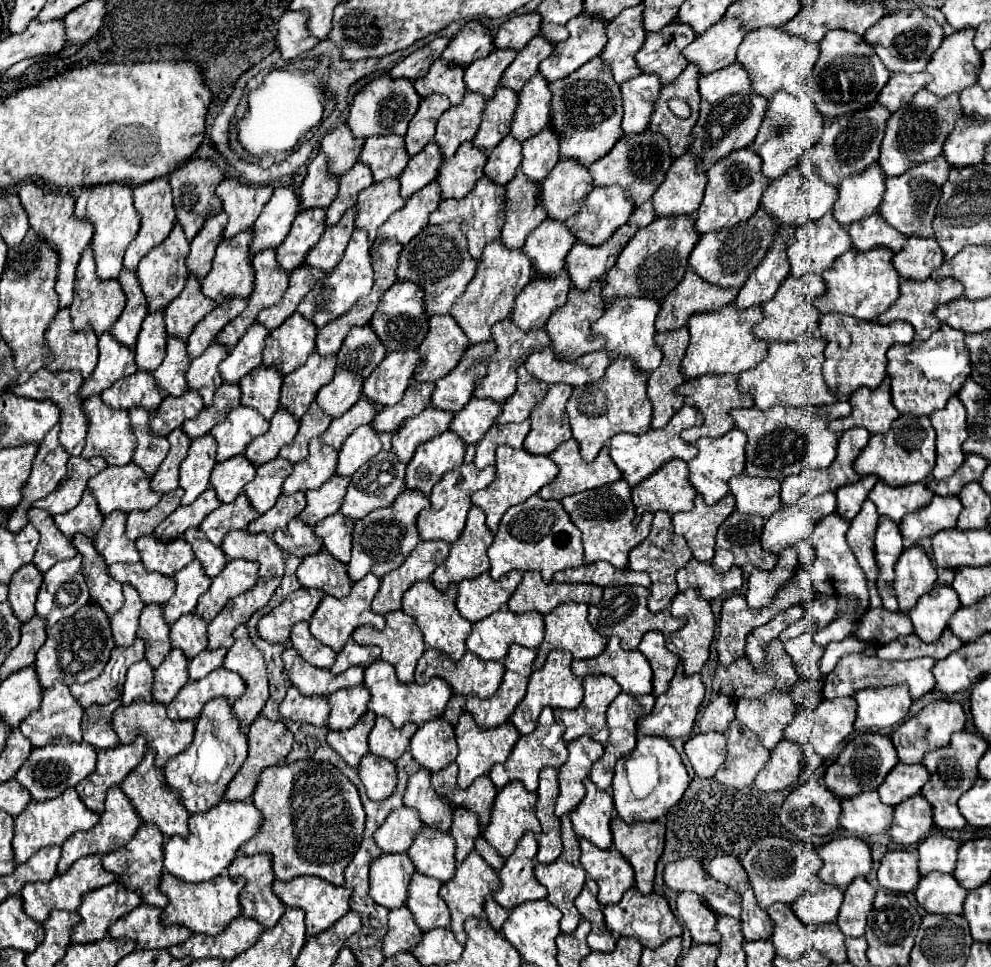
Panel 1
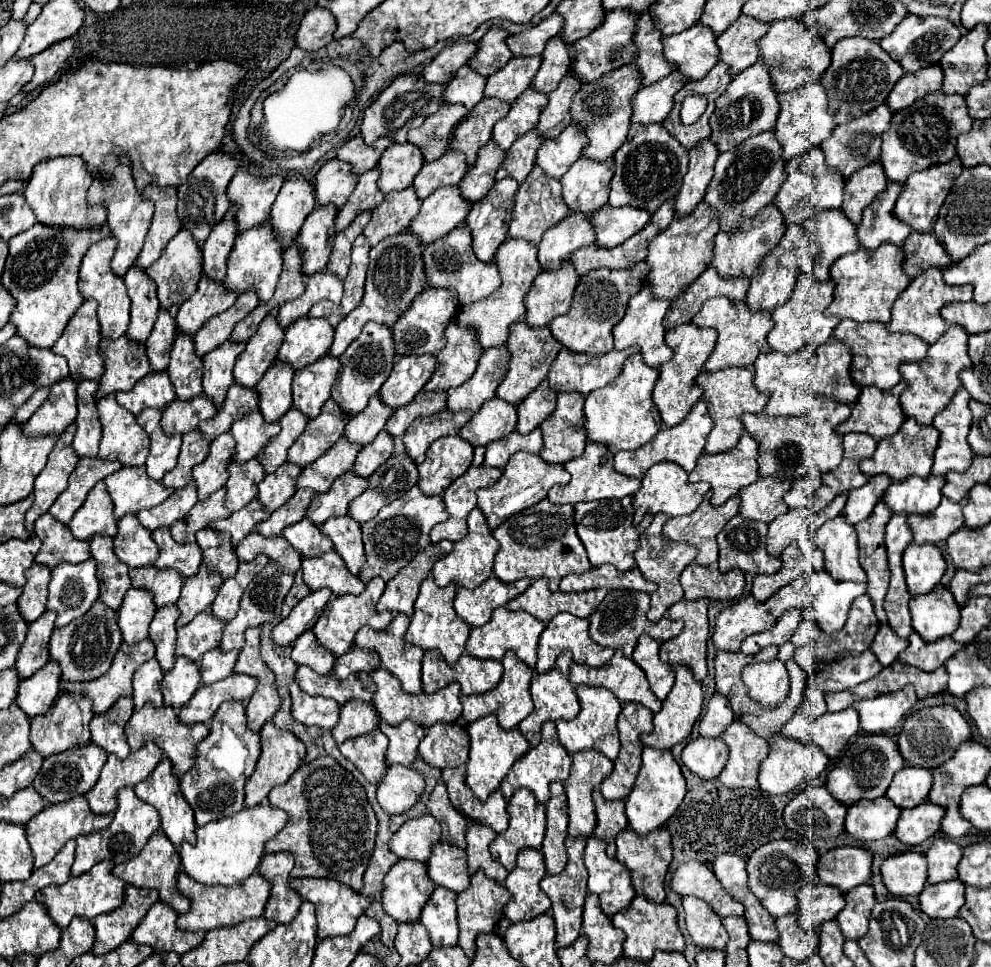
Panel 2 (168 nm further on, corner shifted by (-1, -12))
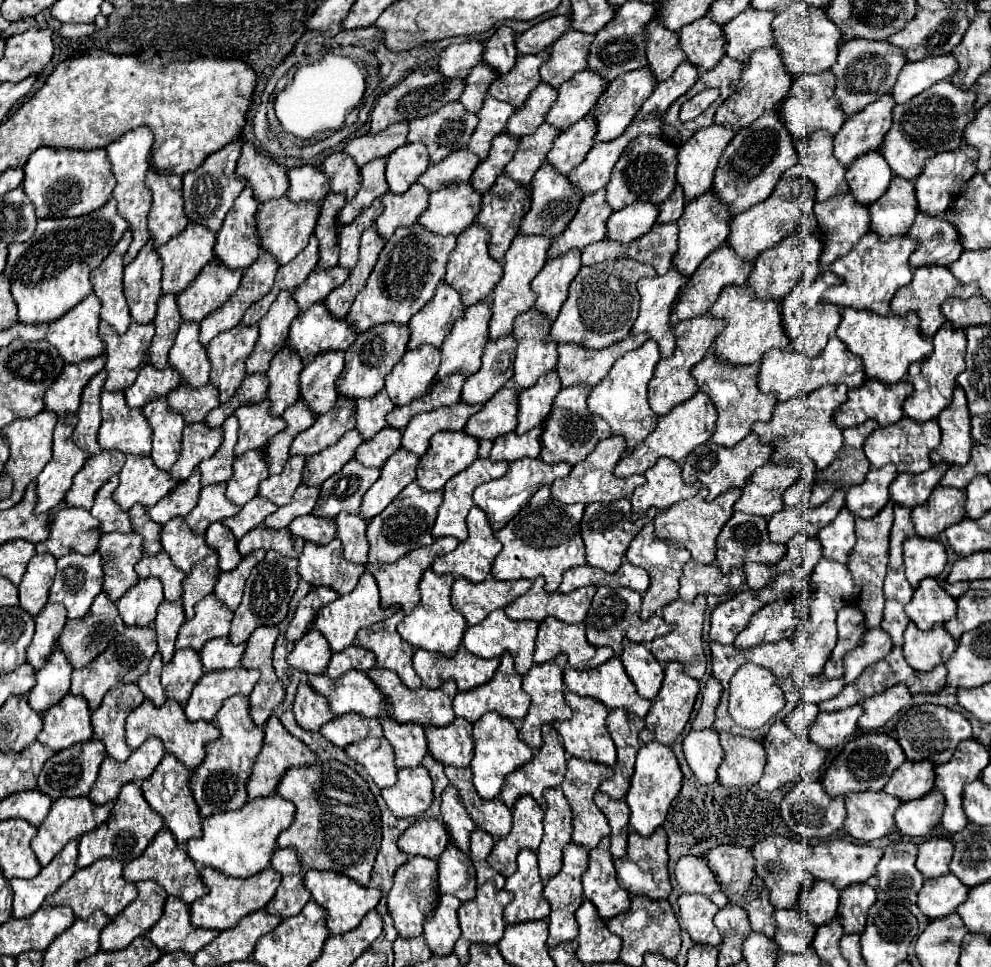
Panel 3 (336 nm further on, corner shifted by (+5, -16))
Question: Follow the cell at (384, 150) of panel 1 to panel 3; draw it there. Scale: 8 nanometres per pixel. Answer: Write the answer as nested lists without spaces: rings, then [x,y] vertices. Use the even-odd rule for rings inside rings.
[[[405,144],[387,156],[387,184],[393,194],[403,194],[429,168],[427,148],[423,144]]]

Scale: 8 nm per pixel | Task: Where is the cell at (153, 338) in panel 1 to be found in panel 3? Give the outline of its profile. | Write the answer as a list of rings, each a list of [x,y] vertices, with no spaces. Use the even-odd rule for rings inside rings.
[[[163,294],[157,302],[157,316],[153,320],[155,324],[155,336],[149,348],[149,358],[151,364],[155,364],[159,370],[167,366],[167,354],[173,346],[173,340],[179,332],[179,324],[181,324],[181,314],[177,308],[177,300],[175,294]]]

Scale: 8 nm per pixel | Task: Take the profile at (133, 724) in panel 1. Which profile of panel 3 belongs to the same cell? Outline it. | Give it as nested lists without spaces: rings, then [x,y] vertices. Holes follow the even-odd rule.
[[[145,700],[139,708],[135,708],[129,714],[125,730],[127,744],[131,750],[139,748],[149,736],[157,736],[163,740],[165,750],[177,756],[177,760],[181,760],[187,768],[197,768],[205,758],[205,746],[221,736],[219,728],[213,722],[189,722],[183,712],[183,706],[177,700],[167,700],[163,706],[155,706],[153,702]]]

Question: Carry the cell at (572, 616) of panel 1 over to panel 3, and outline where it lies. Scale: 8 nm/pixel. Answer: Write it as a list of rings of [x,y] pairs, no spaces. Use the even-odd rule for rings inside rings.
[[[545,618],[539,622],[535,664],[549,662],[557,654],[565,652],[569,664],[575,670],[591,670],[613,658],[613,650],[607,646],[591,646],[585,638],[585,624],[565,624],[555,618]]]

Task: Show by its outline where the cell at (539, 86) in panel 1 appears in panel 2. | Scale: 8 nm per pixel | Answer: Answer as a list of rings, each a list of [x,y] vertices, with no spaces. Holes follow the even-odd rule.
[[[565,76],[559,86],[547,94],[549,102],[543,108],[539,122],[535,126],[535,130],[541,134],[545,134],[547,138],[555,138],[559,136],[559,132],[563,132],[563,128],[567,128],[571,124],[571,114],[569,114],[569,106],[571,106],[571,96],[575,92],[575,88],[579,88],[577,80],[571,80],[571,76]]]

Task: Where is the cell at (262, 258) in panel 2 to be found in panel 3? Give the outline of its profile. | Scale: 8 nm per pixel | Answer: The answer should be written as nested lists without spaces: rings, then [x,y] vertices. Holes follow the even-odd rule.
[[[287,196],[263,202],[259,208],[259,216],[257,216],[263,250],[269,250],[279,260],[279,264],[291,262],[307,246],[319,214],[321,214],[321,202],[297,204],[297,202],[291,202]]]

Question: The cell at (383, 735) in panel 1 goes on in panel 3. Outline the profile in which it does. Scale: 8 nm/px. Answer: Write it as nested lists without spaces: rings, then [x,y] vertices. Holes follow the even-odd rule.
[[[381,718],[381,726],[385,732],[385,738],[395,748],[395,764],[397,768],[413,768],[419,766],[425,758],[427,740],[425,730],[417,722],[395,722],[391,718]]]

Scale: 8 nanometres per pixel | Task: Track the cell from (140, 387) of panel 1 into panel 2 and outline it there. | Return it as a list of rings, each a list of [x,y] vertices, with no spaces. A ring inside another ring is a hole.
[[[149,372],[143,380],[139,380],[139,384],[135,384],[135,388],[117,392],[115,398],[131,414],[139,414],[145,408],[167,408],[175,400],[175,390],[171,388],[171,380],[165,372]]]

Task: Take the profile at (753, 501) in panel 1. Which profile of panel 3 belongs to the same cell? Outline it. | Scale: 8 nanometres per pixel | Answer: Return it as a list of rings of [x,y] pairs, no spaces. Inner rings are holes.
[[[765,464],[753,472],[743,486],[741,498],[735,502],[735,510],[771,518],[783,510],[783,492],[797,480],[801,468],[793,464]]]

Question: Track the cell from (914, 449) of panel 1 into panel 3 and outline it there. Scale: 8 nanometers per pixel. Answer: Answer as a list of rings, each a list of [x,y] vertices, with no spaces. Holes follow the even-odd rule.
[[[907,416],[901,418],[897,424],[889,424],[883,428],[877,428],[867,440],[865,440],[865,456],[869,458],[871,466],[881,468],[885,464],[895,464],[897,472],[909,472],[909,474],[919,474],[931,468],[929,452],[939,444],[941,432],[937,420],[927,420],[927,422],[915,422],[909,420]]]

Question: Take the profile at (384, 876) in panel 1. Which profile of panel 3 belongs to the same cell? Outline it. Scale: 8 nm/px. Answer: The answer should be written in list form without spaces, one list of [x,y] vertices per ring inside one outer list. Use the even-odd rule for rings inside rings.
[[[413,856],[409,858],[397,872],[393,888],[387,896],[387,906],[393,916],[395,928],[401,938],[415,938],[423,934],[425,920],[433,914],[439,900],[439,888],[437,888],[437,860],[425,858],[425,856]]]

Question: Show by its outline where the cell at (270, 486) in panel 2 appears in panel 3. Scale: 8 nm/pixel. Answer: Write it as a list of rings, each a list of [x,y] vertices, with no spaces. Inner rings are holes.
[[[291,456],[281,474],[271,474],[261,482],[259,494],[275,502],[277,506],[285,506],[293,500],[295,488],[301,484],[301,474],[305,468],[305,456]]]

